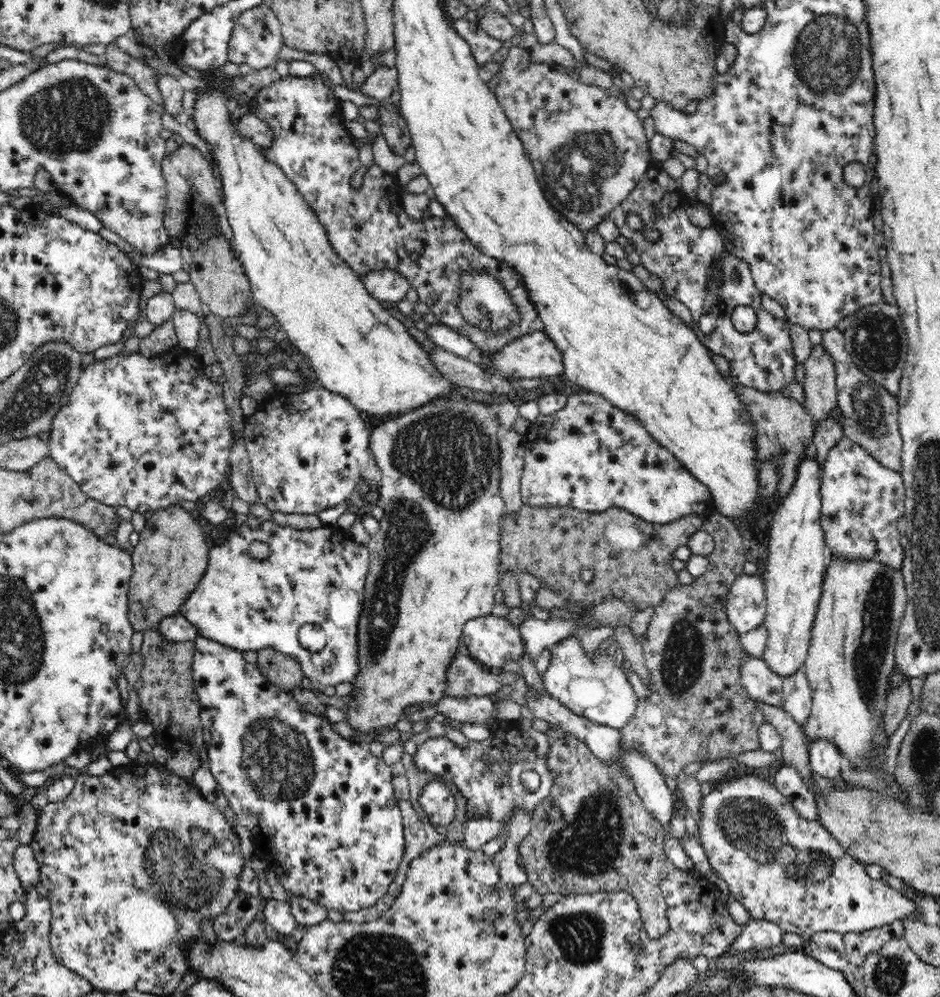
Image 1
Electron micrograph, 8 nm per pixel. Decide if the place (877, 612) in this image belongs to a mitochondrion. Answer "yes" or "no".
yes

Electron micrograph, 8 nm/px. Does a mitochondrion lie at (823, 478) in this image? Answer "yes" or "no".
no

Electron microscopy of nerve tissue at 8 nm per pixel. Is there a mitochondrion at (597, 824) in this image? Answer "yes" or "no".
yes

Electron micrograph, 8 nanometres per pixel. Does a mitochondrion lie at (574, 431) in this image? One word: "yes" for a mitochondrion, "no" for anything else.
no

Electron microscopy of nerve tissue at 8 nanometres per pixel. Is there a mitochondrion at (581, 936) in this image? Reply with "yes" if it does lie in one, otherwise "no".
yes

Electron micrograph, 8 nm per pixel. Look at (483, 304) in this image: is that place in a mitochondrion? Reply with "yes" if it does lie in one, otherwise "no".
yes

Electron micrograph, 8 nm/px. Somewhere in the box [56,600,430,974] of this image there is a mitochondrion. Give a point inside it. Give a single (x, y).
(183, 861)

